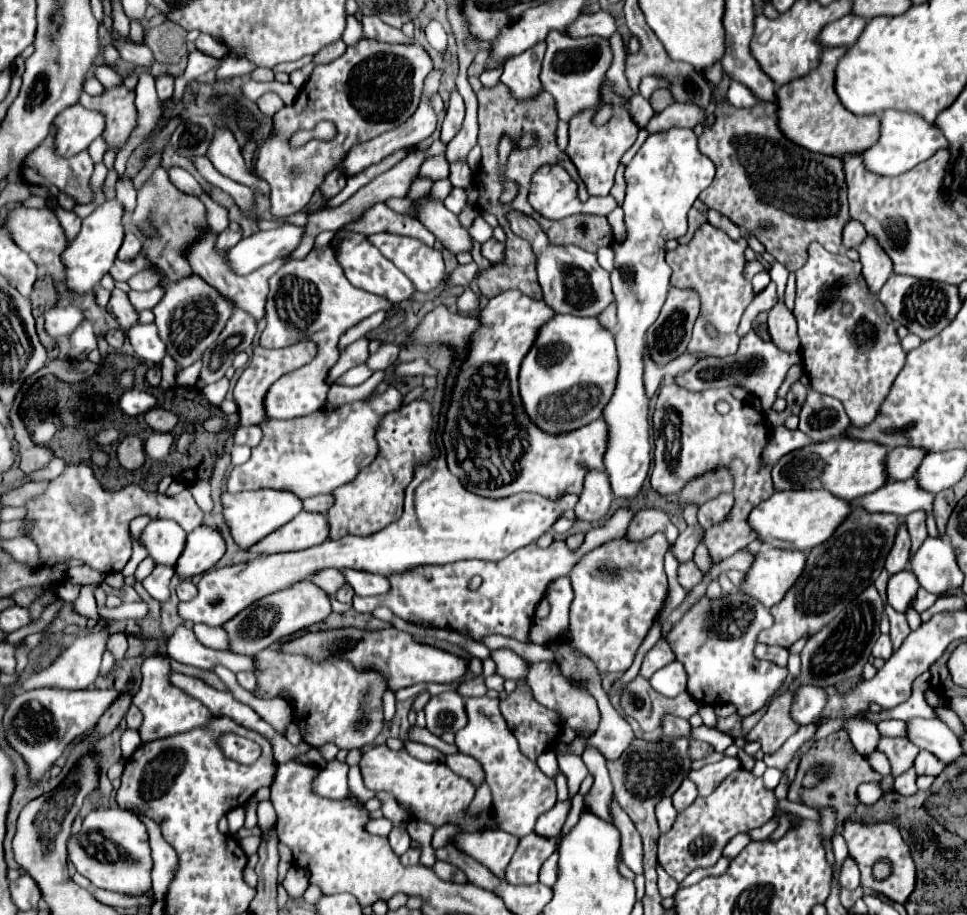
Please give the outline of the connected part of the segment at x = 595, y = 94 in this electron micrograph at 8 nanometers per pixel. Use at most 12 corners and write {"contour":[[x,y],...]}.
{"contour":[[549,31],[541,85],[559,119],[595,107],[609,39]]}

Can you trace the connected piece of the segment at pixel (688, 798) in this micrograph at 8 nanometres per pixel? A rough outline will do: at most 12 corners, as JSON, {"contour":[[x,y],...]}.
{"contour":[[685,779],[673,793],[673,805],[683,811],[695,801],[697,785]]}

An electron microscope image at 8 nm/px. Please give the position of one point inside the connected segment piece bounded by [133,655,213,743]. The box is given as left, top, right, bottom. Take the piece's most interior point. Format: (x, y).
(167, 710)

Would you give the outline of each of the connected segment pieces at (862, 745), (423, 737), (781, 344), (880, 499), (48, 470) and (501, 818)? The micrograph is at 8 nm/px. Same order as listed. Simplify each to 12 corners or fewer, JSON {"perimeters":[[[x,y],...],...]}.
{"perimeters":[[[849,721],[855,749],[863,757],[875,751],[881,735],[873,723]],[[415,727],[405,733],[409,741],[431,745],[447,753],[457,751],[429,729]],[[783,303],[768,316],[771,341],[781,350],[800,349],[797,322]],[[917,479],[889,481],[857,499],[871,513],[927,513],[929,536],[939,537],[933,494]],[[53,459],[45,469],[29,473],[31,481],[55,479],[67,467]],[[487,695],[455,745],[481,763],[499,827],[533,833],[555,781],[519,753]]]}

